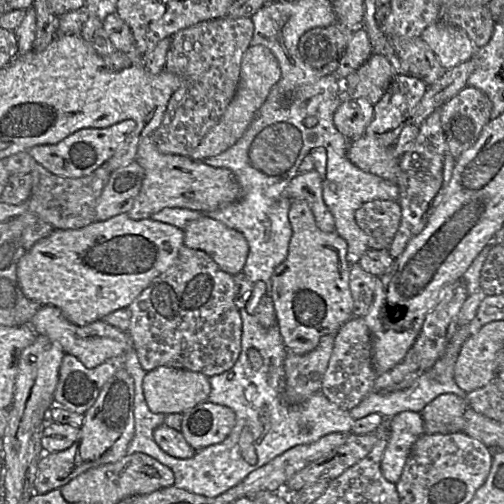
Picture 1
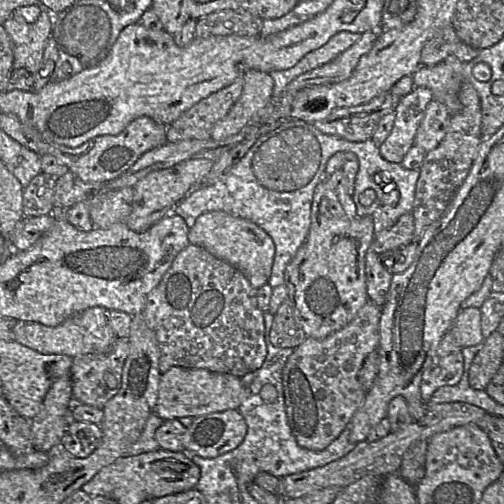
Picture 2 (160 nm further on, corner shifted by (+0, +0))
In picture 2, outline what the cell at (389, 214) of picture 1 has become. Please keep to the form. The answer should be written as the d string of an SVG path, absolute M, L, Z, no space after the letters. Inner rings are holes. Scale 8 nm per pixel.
M404 214L393 226L382 230L375 236L370 250L381 254L386 251L407 246L413 243L414 230L415 226L412 214Z

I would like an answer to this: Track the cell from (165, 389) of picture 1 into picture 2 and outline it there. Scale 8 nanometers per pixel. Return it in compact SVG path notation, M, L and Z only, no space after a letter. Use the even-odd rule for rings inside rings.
M176 366L160 376L158 397L153 413L163 421L178 420L183 417L195 418L225 410L238 410L245 398L245 388L240 377L206 369L189 369Z

